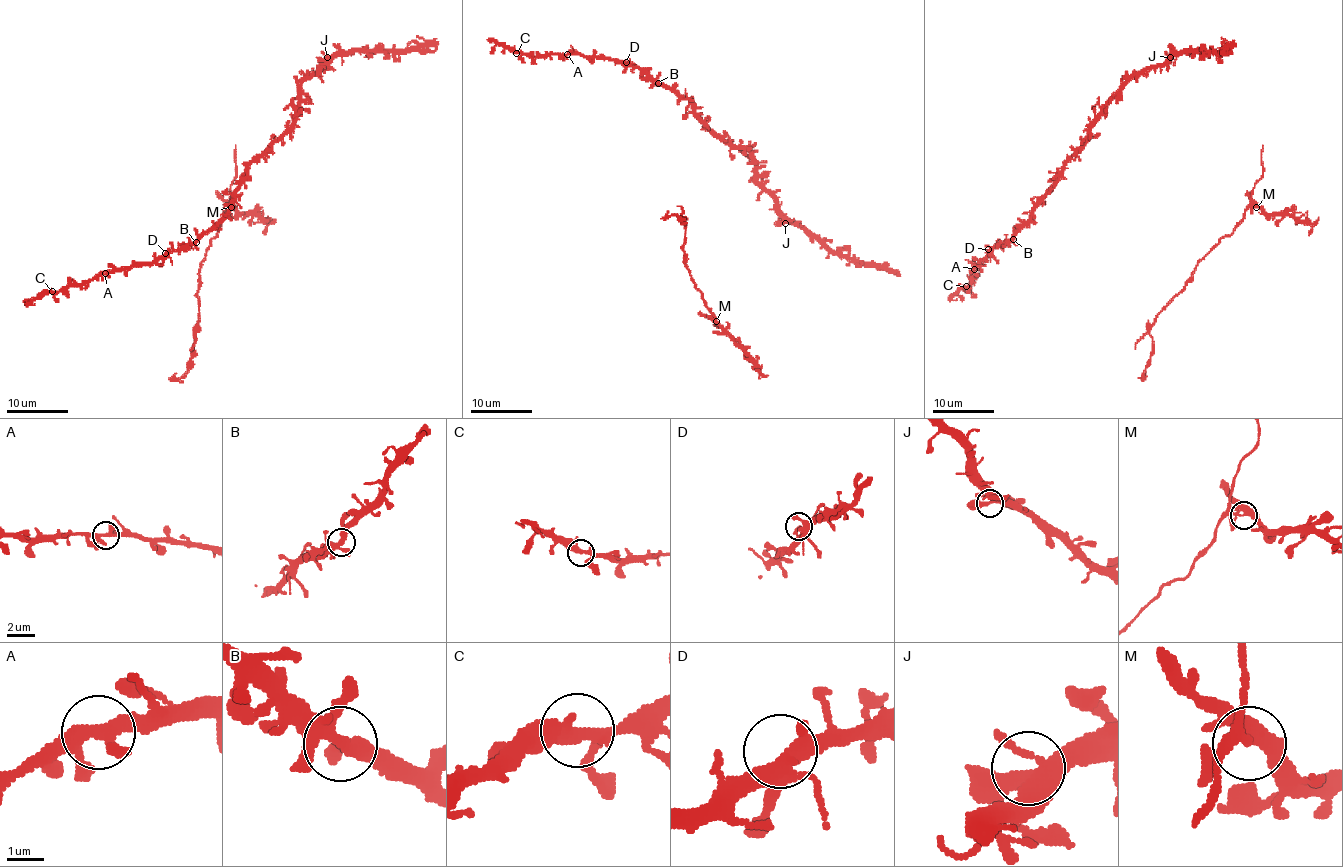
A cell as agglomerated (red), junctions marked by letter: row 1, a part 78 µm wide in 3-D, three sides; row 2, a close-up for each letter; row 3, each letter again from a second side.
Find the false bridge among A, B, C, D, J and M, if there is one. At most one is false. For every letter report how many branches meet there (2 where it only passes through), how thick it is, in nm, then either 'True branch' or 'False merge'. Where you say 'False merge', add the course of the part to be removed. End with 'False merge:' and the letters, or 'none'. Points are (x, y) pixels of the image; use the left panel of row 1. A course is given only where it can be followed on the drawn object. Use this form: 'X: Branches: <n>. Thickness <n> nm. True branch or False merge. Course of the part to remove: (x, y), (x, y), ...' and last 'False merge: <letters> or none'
A: Branches: 4. Thickness 300 nm. True branch
B: Branches: 5. Thickness 320 nm. True branch
C: Branches: 4. Thickness 300 nm. True branch
D: Branches: 5. Thickness 360 nm. True branch
J: Branches: 4. Thickness 420 nm. True branch
M: Branches: 4. Thickness 320 nm. False merge. Course of the part to remove: (232, 207), (225, 212), (219, 232), (211, 240), (201, 263), (199, 317), (194, 356), (180, 378), (169, 379)
False merge: M

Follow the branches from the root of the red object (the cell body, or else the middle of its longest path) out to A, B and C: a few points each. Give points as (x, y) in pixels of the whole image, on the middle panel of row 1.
A: (775, 201), (757, 182), (755, 158), (747, 149), (726, 144), (688, 99), (638, 68), (613, 59), (567, 54)
B: (775, 201), (757, 182), (757, 164), (747, 149), (730, 147), (700, 119), (688, 99), (658, 83)
C: (775, 201), (757, 182), (757, 164), (747, 149), (726, 144), (688, 99), (638, 68), (582, 54), (516, 53)

